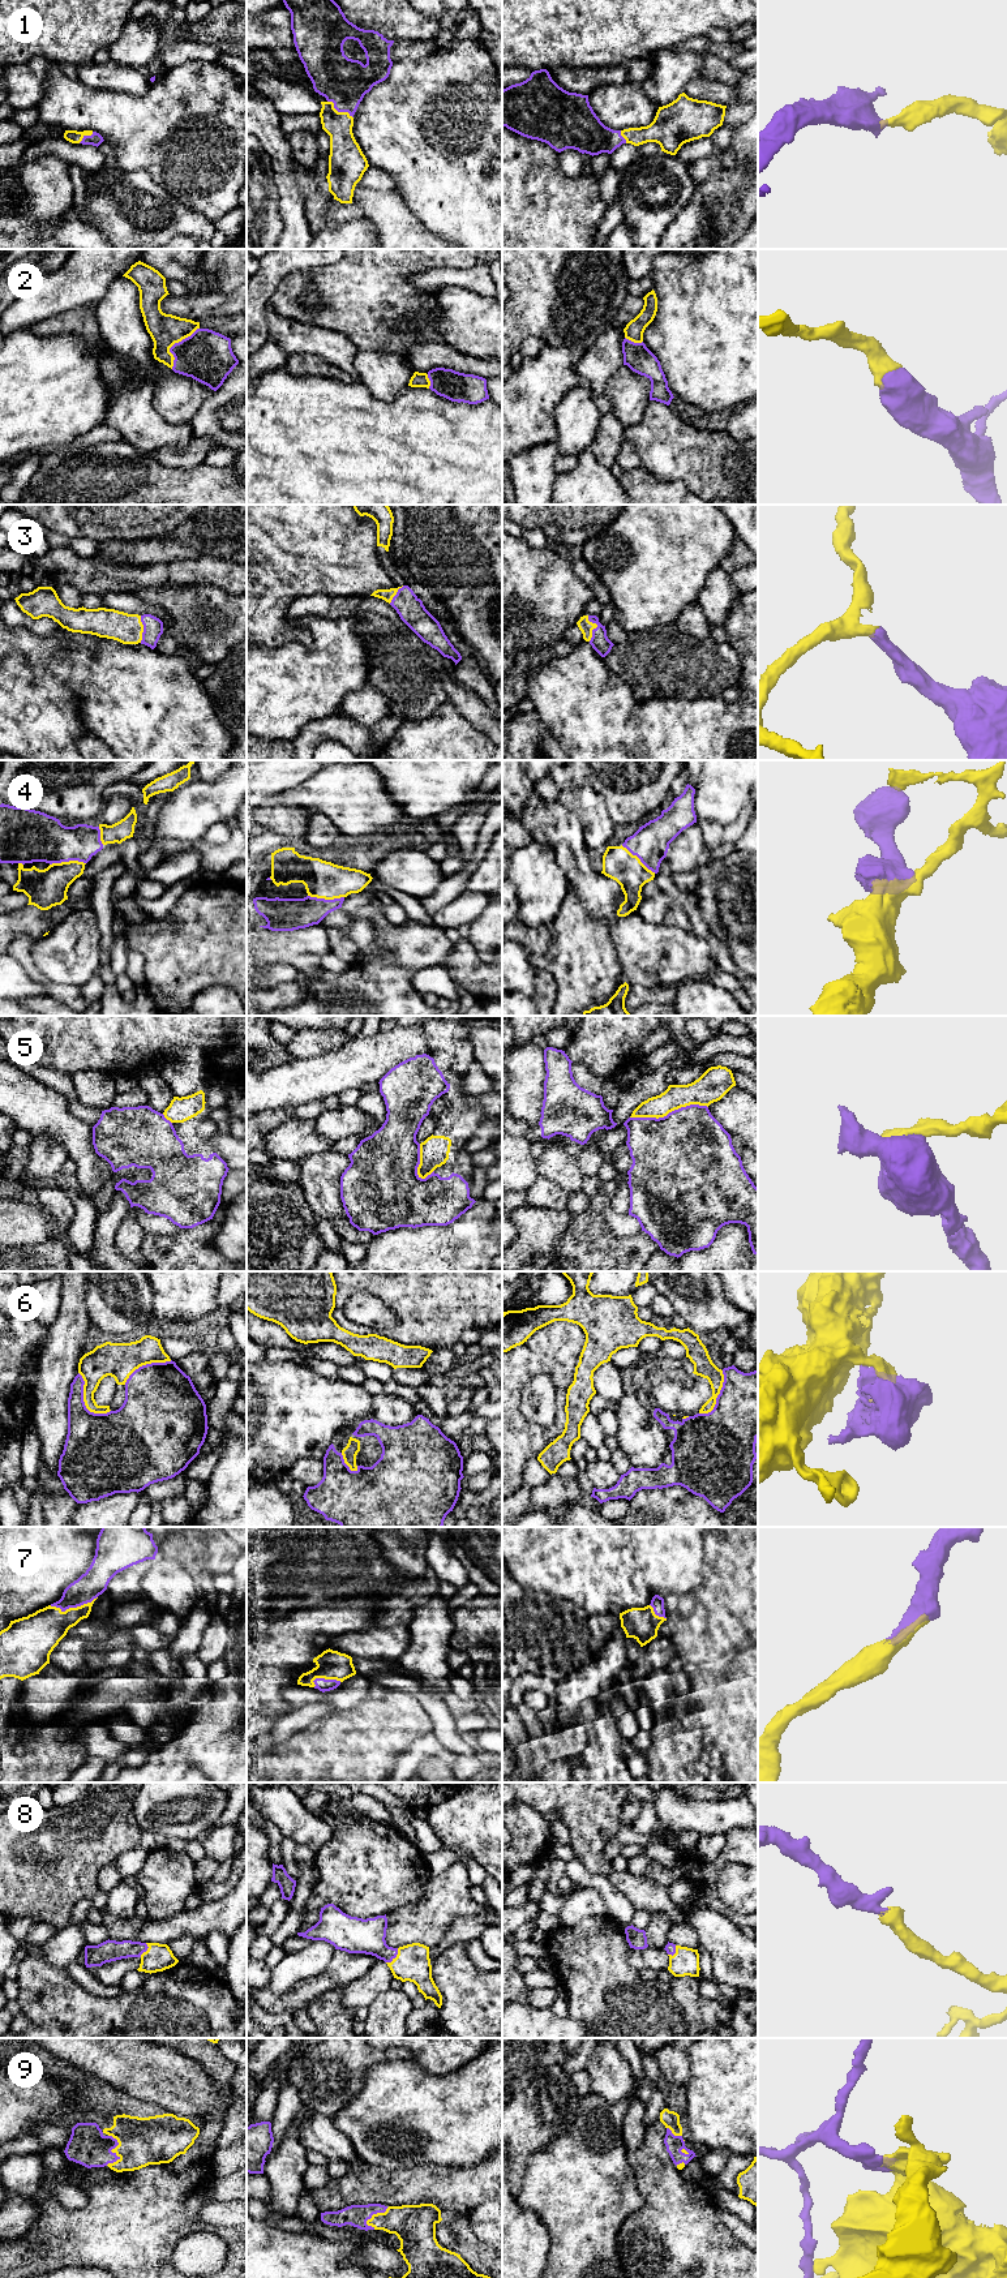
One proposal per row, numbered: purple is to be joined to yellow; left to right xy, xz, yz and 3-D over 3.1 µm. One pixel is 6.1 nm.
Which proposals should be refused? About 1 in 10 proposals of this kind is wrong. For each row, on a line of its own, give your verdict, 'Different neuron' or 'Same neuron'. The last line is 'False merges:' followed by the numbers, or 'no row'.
1: Same neuron
2: Same neuron
3: Same neuron
4: Same neuron
5: Same neuron
6: Same neuron
7: Same neuron
8: Same neuron
9: Same neuron
False merges: no row

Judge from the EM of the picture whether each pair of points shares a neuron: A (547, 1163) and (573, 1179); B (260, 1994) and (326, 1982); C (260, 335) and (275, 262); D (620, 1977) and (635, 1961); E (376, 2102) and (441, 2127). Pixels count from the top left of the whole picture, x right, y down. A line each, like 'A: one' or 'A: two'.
A: one
B: one
C: one
D: two
E: one

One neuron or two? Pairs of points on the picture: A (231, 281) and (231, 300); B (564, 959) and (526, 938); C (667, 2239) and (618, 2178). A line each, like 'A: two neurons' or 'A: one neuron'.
A: two neurons
B: two neurons
C: two neurons

